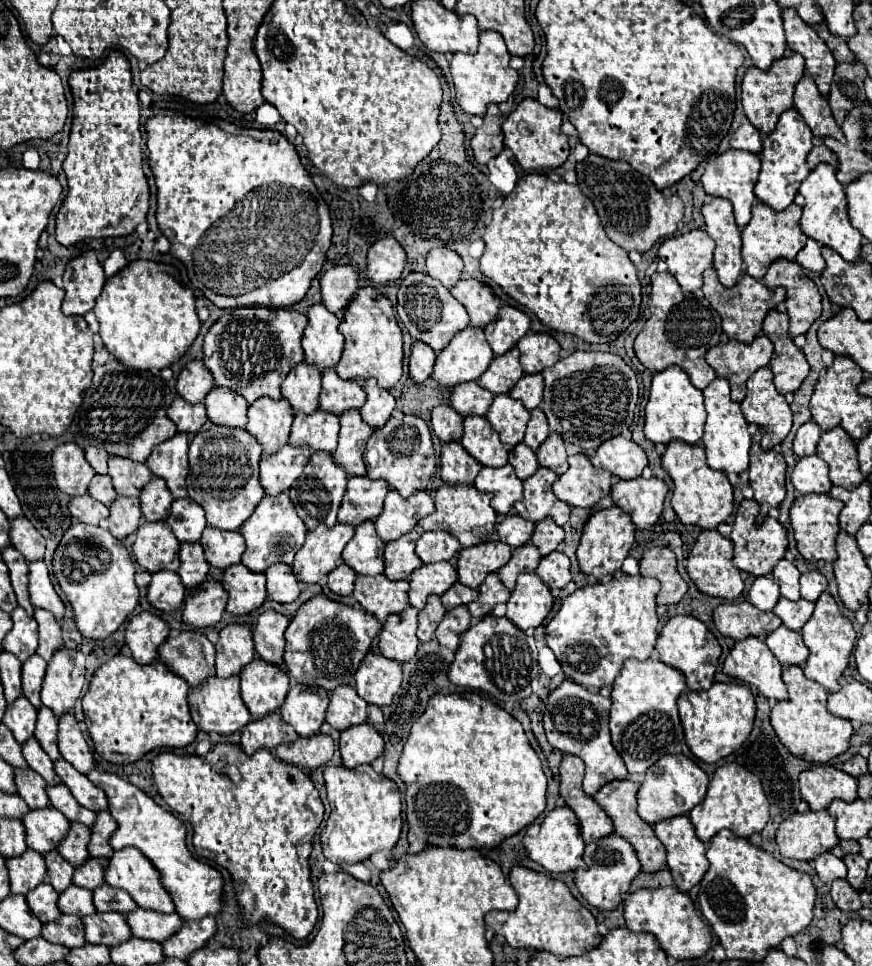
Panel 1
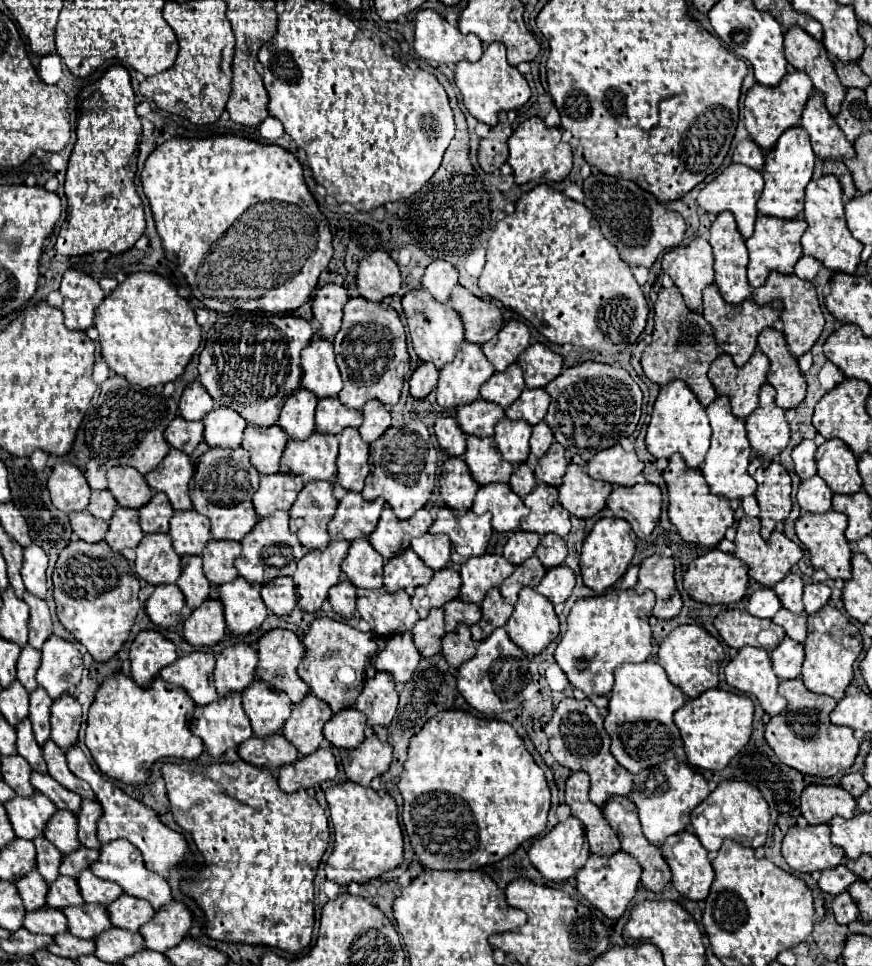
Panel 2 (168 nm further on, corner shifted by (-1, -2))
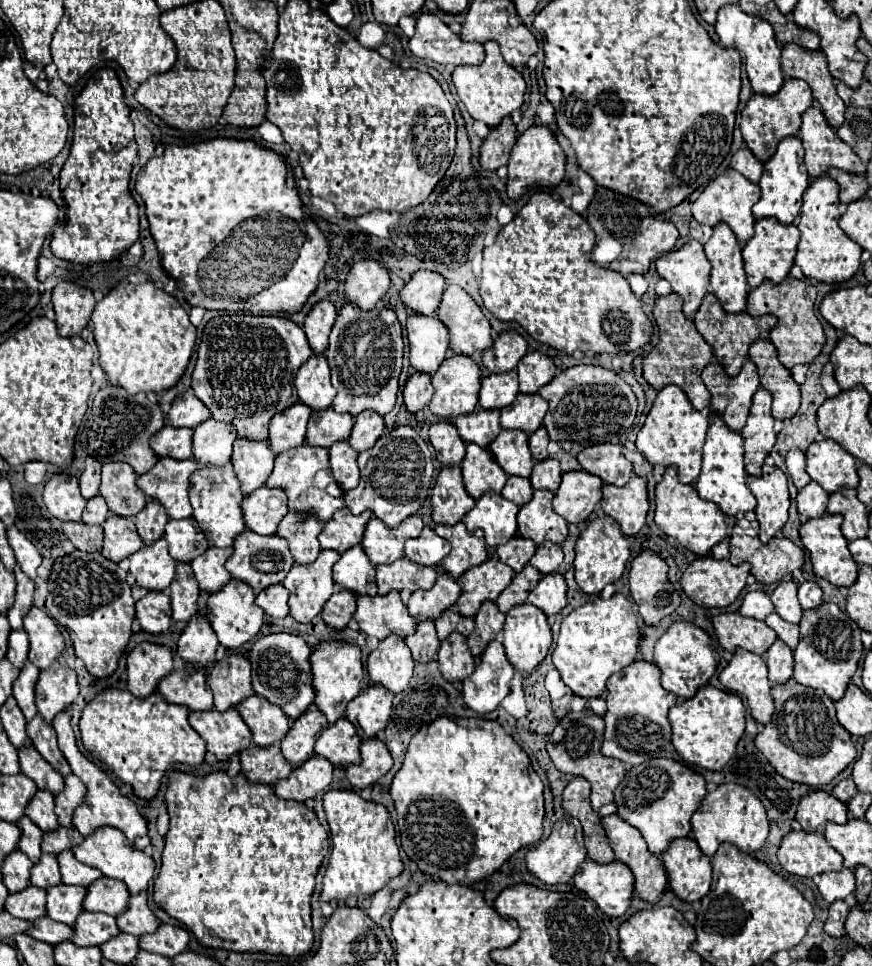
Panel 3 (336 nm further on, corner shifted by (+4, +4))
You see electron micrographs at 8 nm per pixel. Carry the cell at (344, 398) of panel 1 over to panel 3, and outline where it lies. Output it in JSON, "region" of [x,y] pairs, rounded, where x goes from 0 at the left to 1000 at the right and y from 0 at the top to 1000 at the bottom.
{"region":[[[382,422],[359,427],[352,439],[352,460],[377,464],[384,458],[398,455],[405,443],[403,429],[386,429]]]}

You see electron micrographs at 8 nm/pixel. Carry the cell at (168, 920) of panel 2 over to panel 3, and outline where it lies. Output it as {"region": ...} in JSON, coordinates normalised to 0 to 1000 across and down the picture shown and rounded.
{"region":[[[157,925],[148,930],[148,938],[143,946],[134,948],[134,959],[139,965],[162,969],[175,967],[180,963],[180,948],[169,938],[169,925]]]}

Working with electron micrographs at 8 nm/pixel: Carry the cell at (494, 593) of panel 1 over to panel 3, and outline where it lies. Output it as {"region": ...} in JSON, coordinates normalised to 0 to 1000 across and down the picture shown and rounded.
{"region":[[[556,623],[549,629],[545,638],[545,652],[536,660],[536,669],[545,681],[549,681],[556,669],[561,669],[561,665],[568,663],[568,658],[577,652],[577,646],[579,646],[579,636],[575,636],[565,623]]]}

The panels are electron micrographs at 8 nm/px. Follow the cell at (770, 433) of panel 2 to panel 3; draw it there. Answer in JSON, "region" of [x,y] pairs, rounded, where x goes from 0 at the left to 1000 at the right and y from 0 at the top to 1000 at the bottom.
{"region":[[[870,402],[864,410],[861,427],[857,433],[850,451],[854,455],[854,487],[861,493],[873,493],[873,482],[877,472],[884,468],[889,460],[886,447],[886,431],[884,431],[884,408],[877,402]]]}

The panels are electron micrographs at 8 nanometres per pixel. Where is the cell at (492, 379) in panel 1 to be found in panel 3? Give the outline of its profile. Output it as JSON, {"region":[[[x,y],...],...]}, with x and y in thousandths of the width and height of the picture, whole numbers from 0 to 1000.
{"region":[[[579,385],[579,387],[561,387],[552,393],[549,404],[549,420],[552,424],[575,424],[584,420],[591,410],[595,408],[593,400],[593,385]]]}

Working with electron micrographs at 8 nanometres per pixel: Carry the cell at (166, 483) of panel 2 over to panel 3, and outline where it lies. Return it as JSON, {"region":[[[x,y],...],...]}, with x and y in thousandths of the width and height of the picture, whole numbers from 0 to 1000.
{"region":[[[182,474],[175,487],[157,495],[157,503],[171,516],[185,520],[194,536],[217,536],[217,495],[221,487],[226,487],[226,480],[221,476],[205,478],[198,474]]]}

